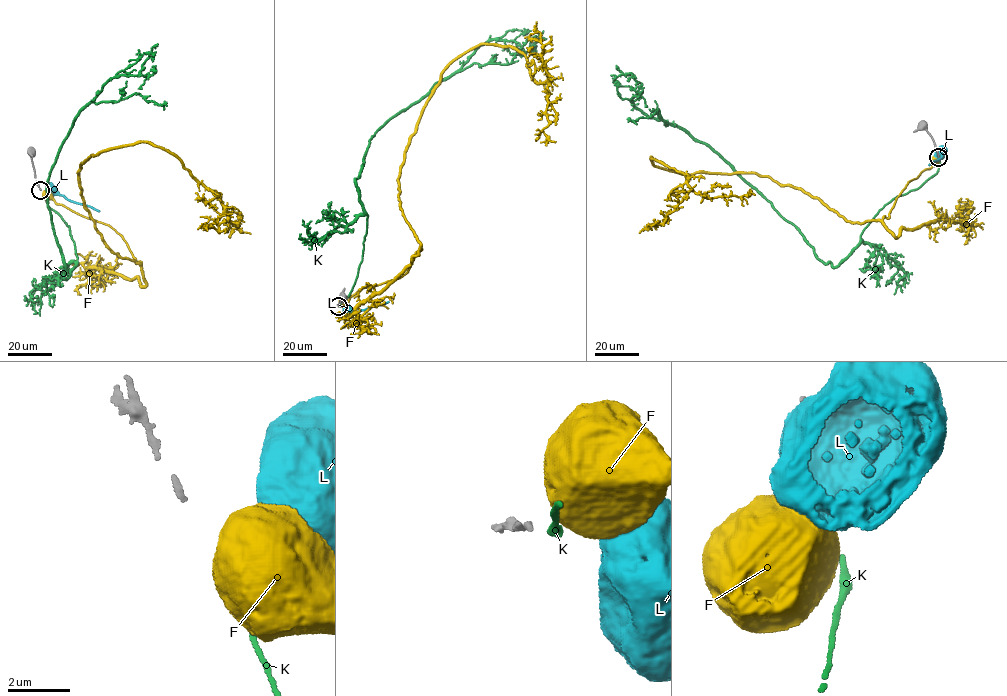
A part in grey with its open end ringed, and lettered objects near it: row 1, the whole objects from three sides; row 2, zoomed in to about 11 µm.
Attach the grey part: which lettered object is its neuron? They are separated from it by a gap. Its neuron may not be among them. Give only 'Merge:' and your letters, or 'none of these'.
Merge: K

